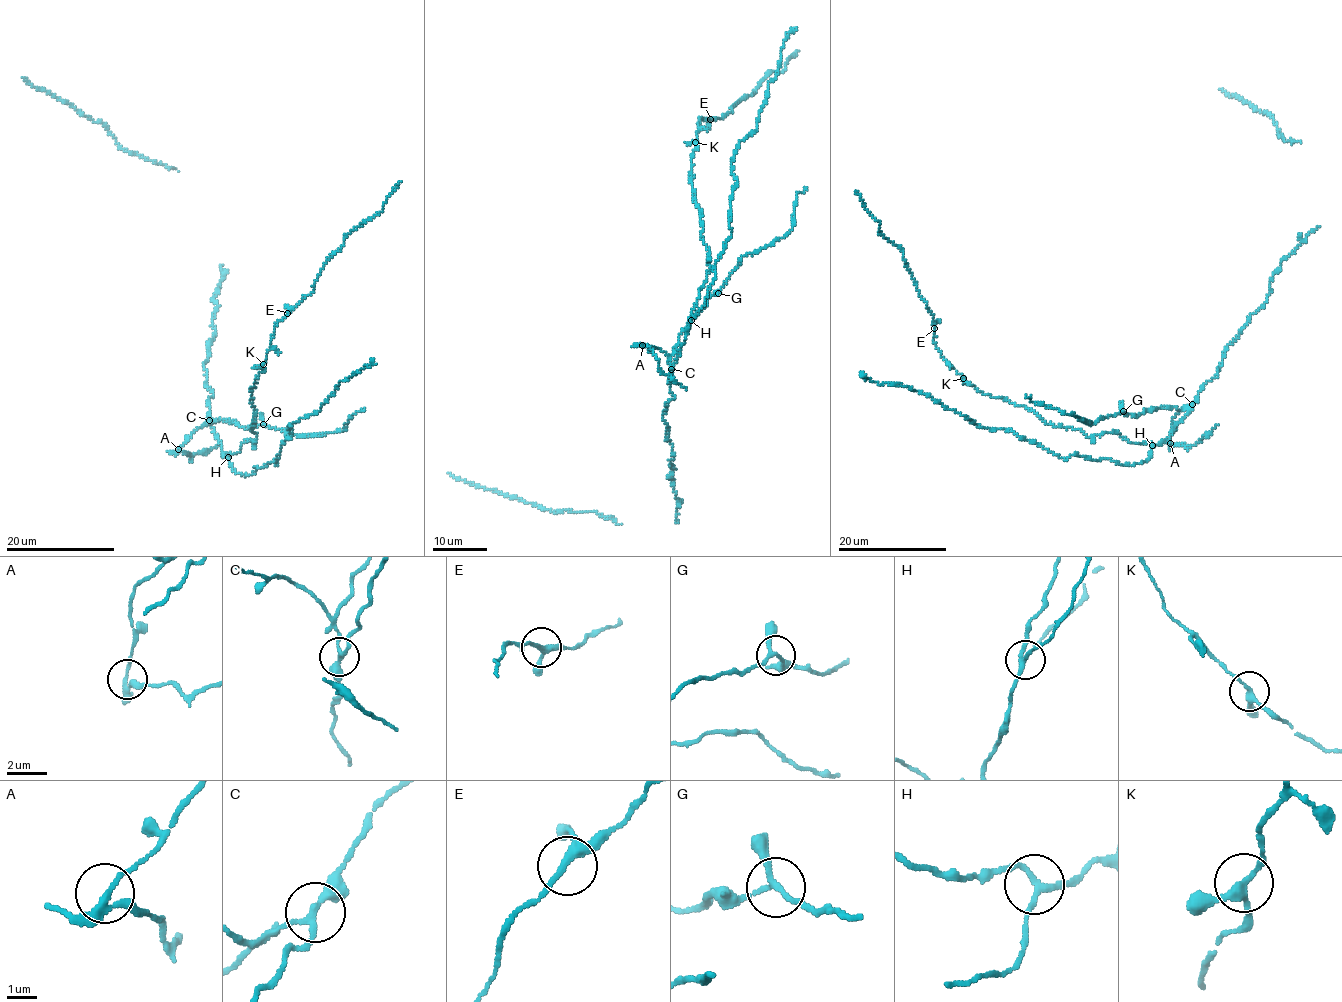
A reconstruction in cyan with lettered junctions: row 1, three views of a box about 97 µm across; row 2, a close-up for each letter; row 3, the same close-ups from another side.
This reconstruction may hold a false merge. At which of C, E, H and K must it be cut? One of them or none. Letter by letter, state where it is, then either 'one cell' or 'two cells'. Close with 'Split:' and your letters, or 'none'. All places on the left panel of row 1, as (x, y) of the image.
C: at (209, 420); two cells
E: at (287, 313); one cell
H: at (228, 457); one cell
K: at (263, 364); one cell
Split: C

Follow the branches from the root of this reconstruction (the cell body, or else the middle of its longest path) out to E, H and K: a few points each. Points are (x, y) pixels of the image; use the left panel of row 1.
E: (212, 426), (227, 457), (239, 452), (245, 442), (255, 442), (250, 390), (263, 371), (275, 328), (287, 313)
H: (212, 426), (221, 451), (228, 457)
K: (212, 426), (225, 456), (239, 452), (245, 442), (255, 442), (250, 390), (263, 363)

